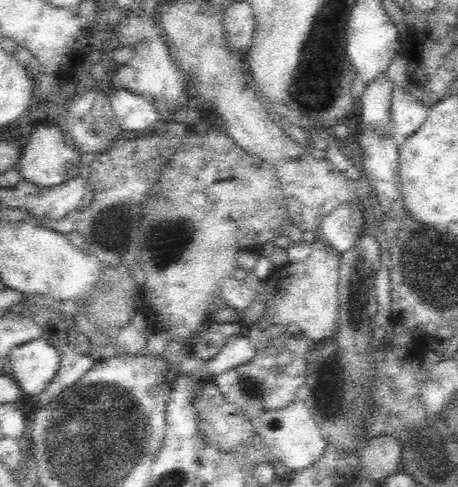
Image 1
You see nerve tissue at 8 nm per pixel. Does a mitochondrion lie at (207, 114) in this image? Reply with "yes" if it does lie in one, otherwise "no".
no

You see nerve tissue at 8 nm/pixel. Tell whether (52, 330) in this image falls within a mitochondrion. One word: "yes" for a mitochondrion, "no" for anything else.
no

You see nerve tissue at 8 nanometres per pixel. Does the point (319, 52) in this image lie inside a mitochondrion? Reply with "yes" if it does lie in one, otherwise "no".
yes

